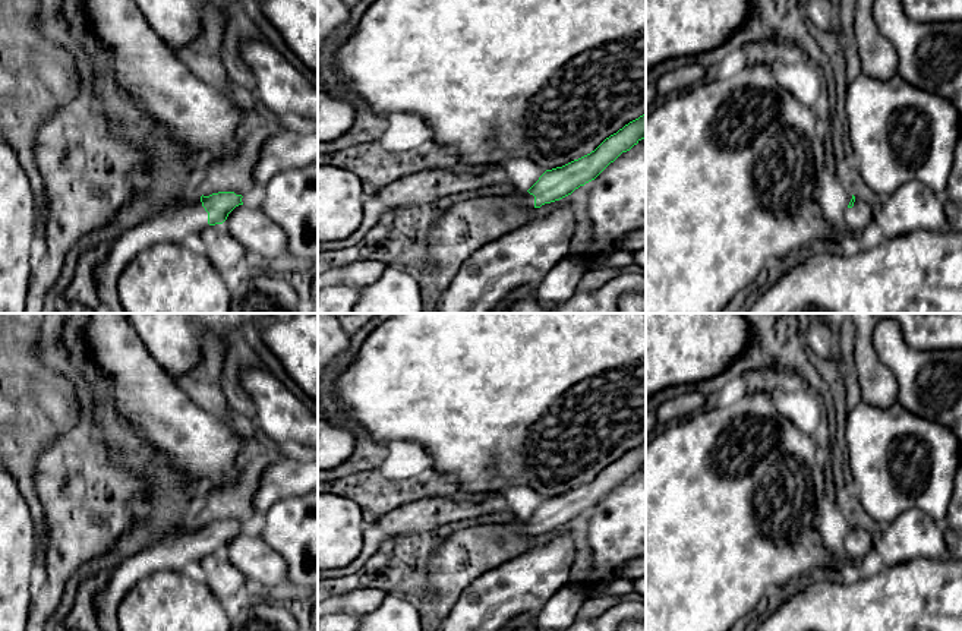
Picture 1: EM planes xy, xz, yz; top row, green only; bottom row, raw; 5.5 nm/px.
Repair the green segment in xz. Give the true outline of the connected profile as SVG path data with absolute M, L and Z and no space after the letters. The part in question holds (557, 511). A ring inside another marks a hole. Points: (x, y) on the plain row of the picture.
M646 442L606 466L594 479L562 495L546 498L527 520L514 520L518 534L540 536L594 508L622 480L646 466Z

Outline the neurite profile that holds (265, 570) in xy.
M236 534L221 552L262 593L287 590L286 561L261 536Z

